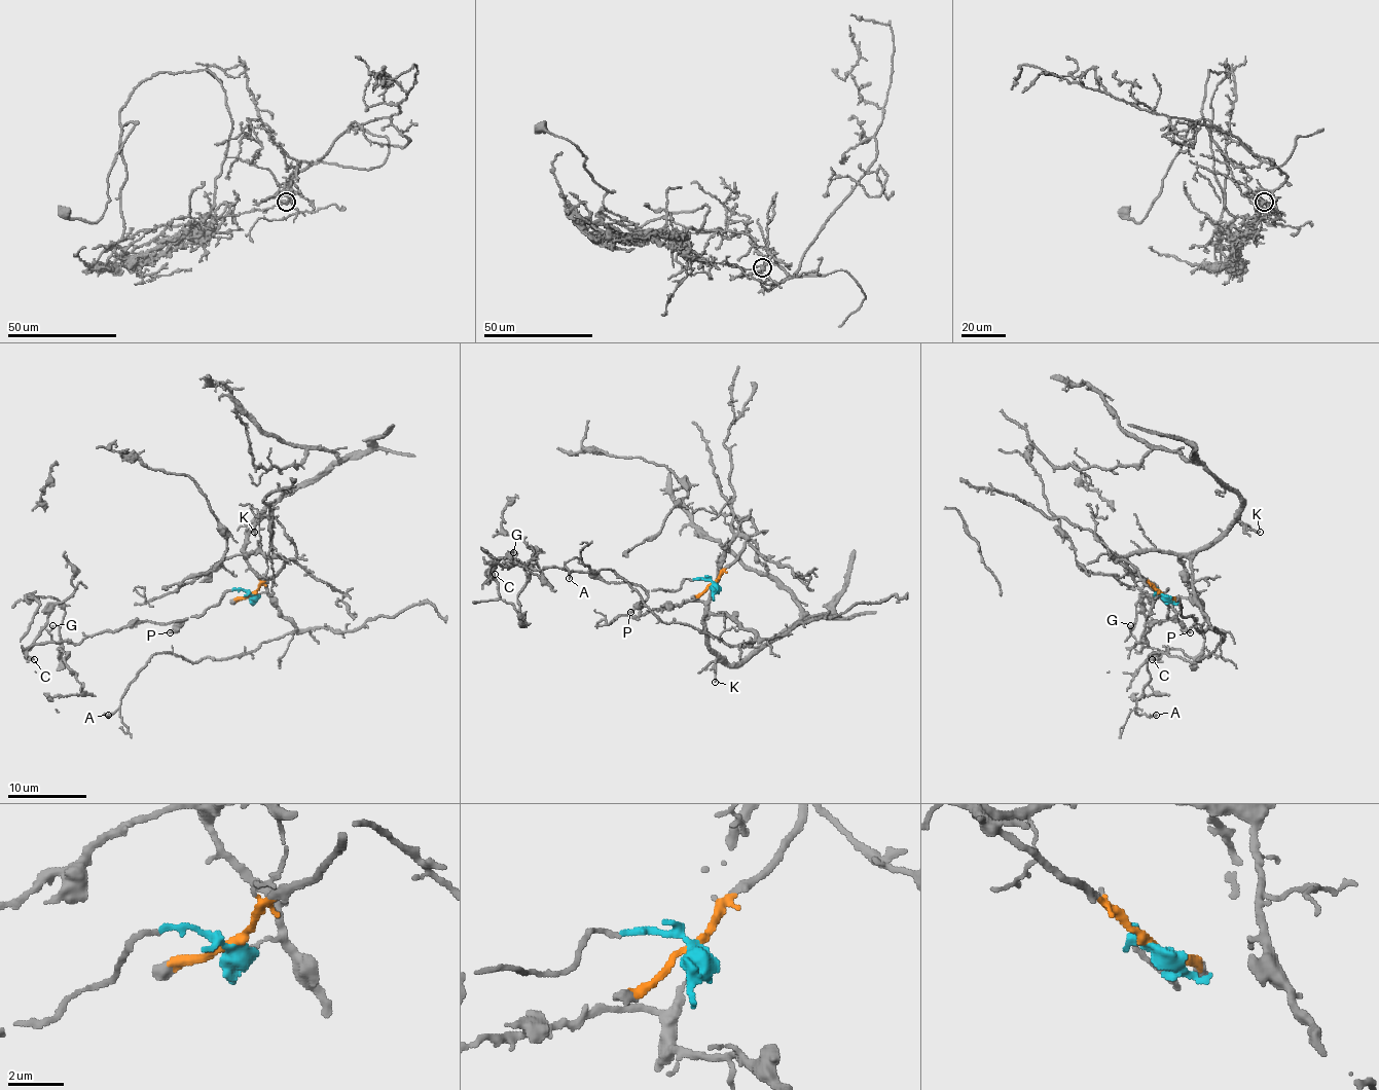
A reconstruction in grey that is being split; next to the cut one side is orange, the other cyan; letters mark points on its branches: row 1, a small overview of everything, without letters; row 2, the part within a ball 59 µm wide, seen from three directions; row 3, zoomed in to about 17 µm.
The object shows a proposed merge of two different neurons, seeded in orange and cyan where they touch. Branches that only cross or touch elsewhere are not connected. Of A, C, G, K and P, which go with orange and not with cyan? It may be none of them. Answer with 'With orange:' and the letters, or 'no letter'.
With orange: A, K

